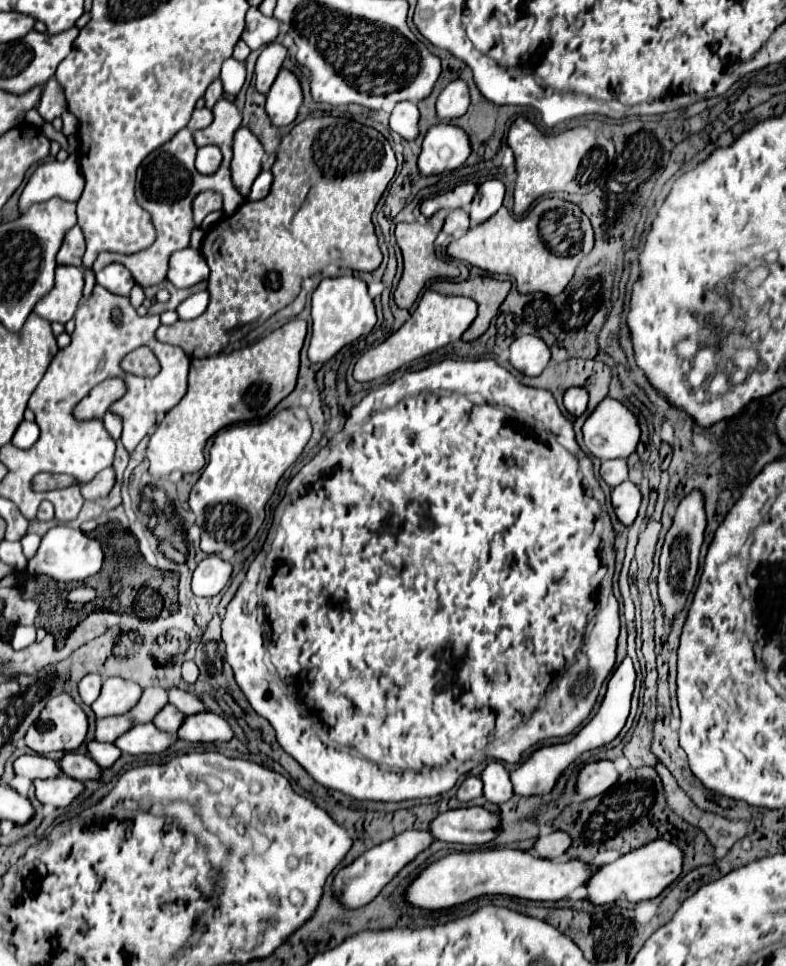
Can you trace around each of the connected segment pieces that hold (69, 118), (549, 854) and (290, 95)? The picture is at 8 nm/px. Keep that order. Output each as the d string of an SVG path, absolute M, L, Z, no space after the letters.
M65 111L63 115L61 115L61 119L63 119L63 129L61 129L61 133L65 135L65 137L69 137L71 133L75 133L77 131L77 119L75 119L75 115L73 113L69 113L69 111Z
M555 831L555 833L539 837L535 841L535 845L533 845L533 851L543 859L557 861L557 859L565 857L569 845L571 845L571 837L567 833L563 833L563 831Z
M281 69L271 91L267 93L265 103L267 115L271 117L273 125L283 127L293 123L301 103L303 103L303 91L299 79L289 69Z

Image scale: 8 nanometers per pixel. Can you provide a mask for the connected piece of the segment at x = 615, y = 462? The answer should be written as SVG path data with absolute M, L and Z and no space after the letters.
M611 459L611 461L603 461L601 471L599 471L601 479L613 489L619 483L627 481L627 463L623 459Z

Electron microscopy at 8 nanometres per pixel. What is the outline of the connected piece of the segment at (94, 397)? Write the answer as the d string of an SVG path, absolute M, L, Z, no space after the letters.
M105 379L103 383L99 383L87 397L83 397L73 415L79 421L89 421L89 419L103 419L105 411L109 409L109 405L113 401L117 401L119 397L123 397L125 393L125 383L121 379Z

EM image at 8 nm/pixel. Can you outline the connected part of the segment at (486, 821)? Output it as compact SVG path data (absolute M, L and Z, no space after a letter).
M483 807L451 809L437 815L429 823L429 831L435 841L483 845L499 833L499 817L491 815Z

